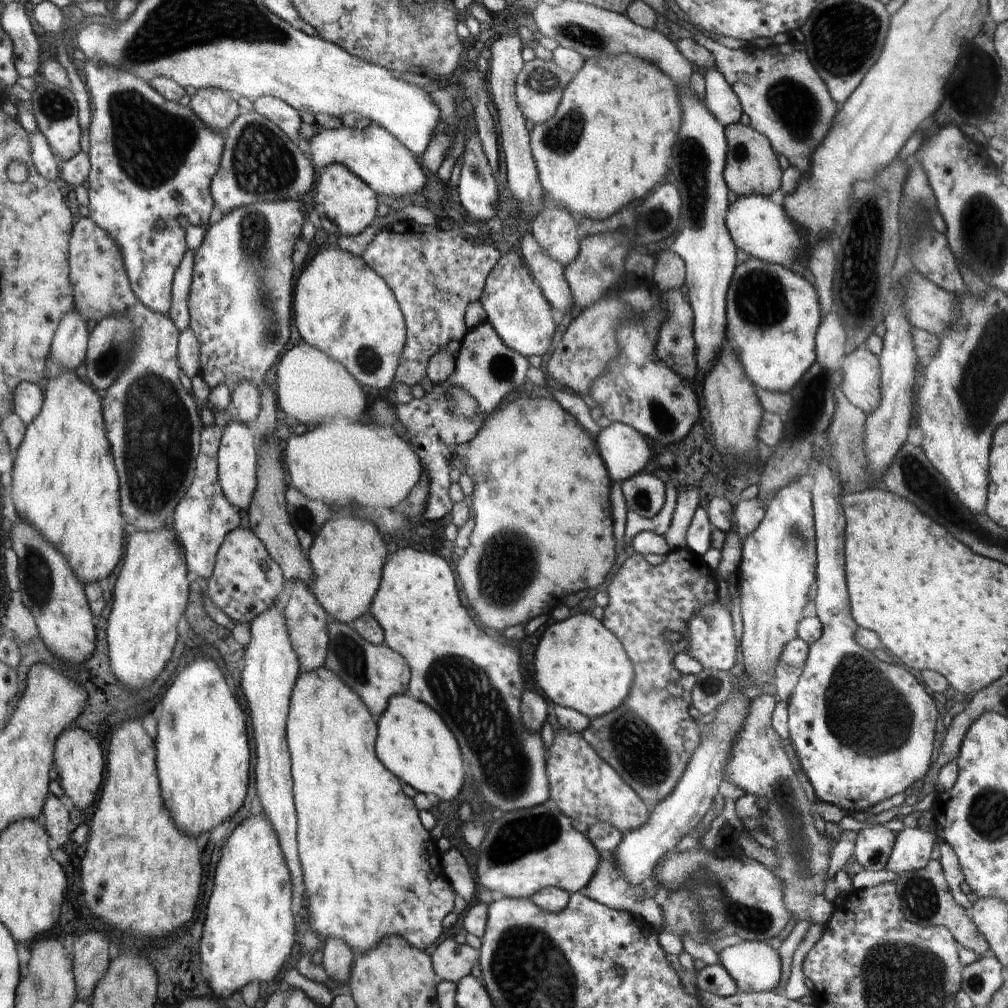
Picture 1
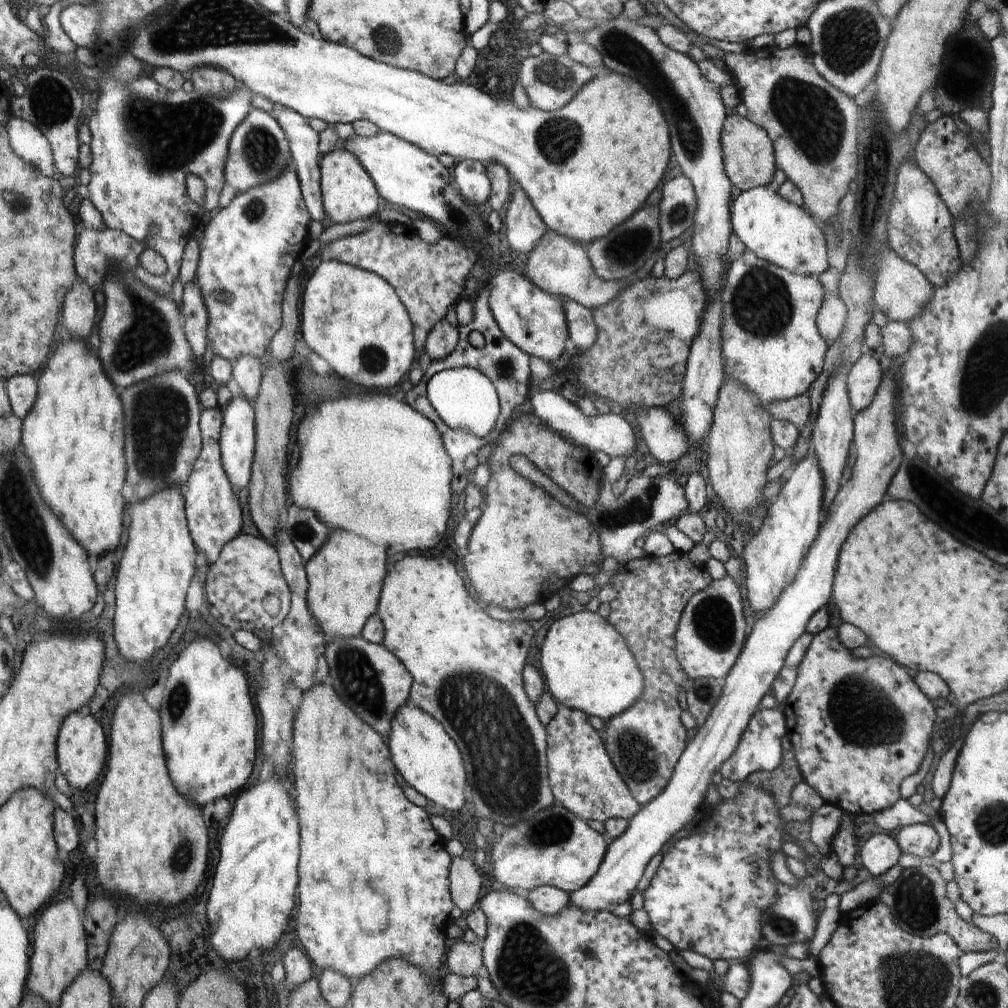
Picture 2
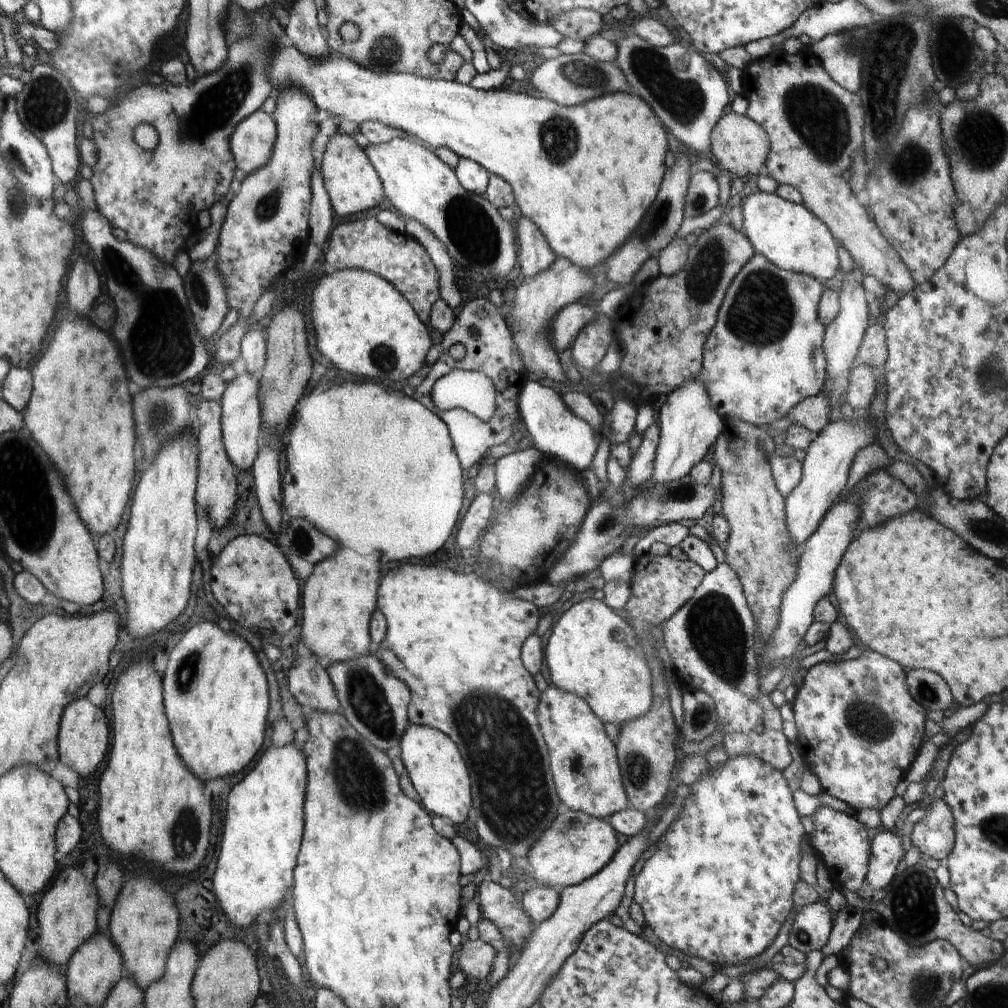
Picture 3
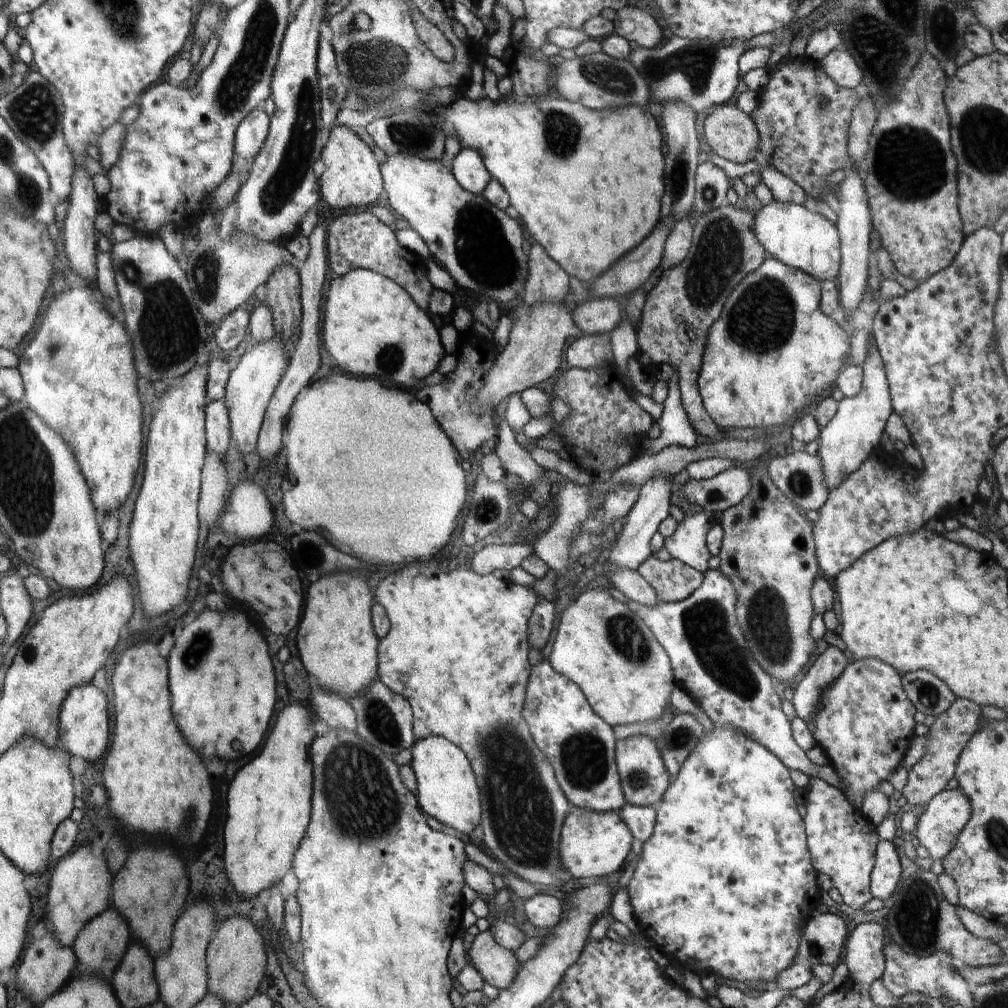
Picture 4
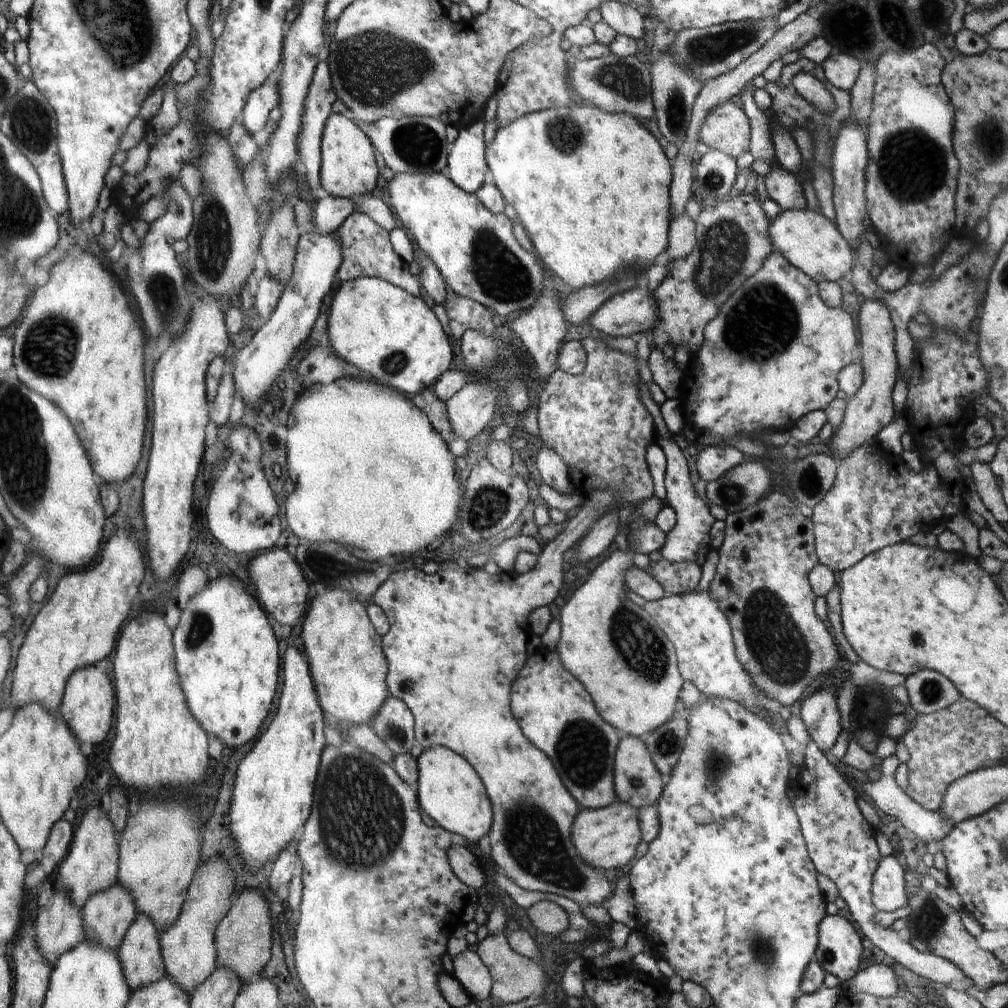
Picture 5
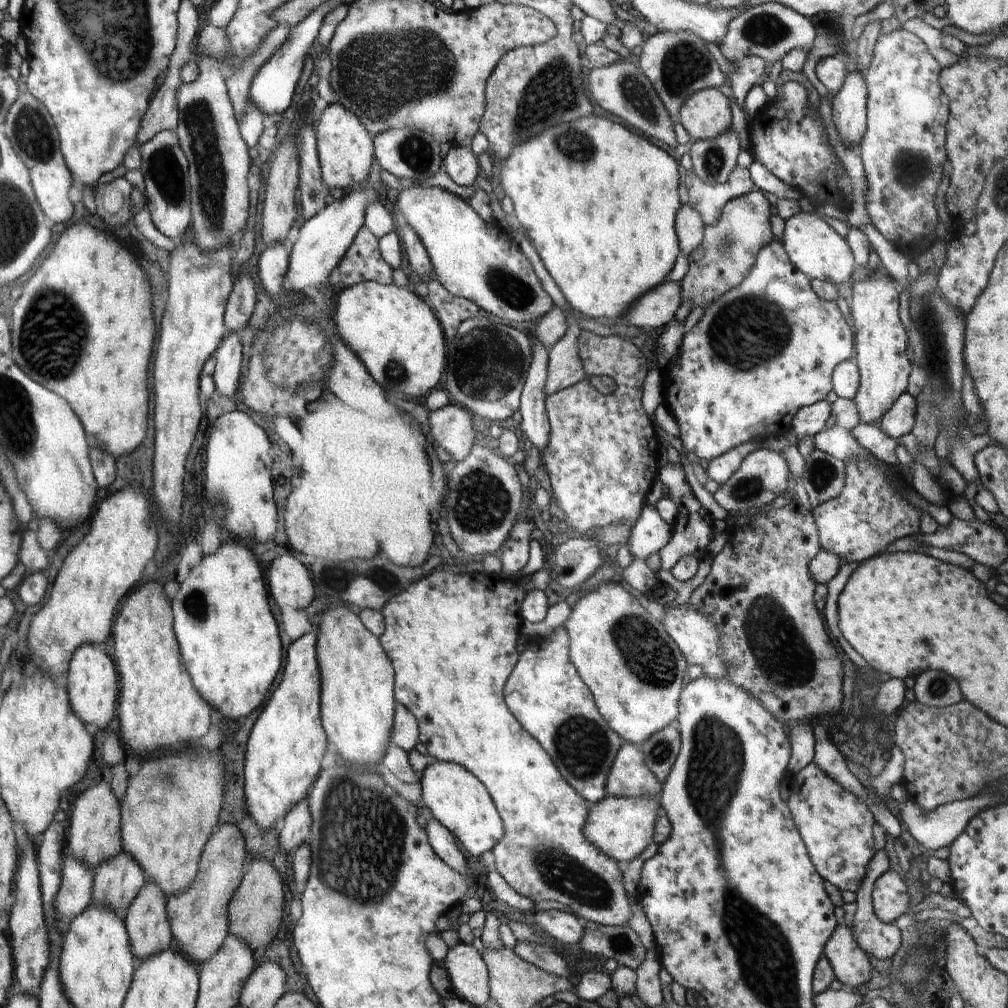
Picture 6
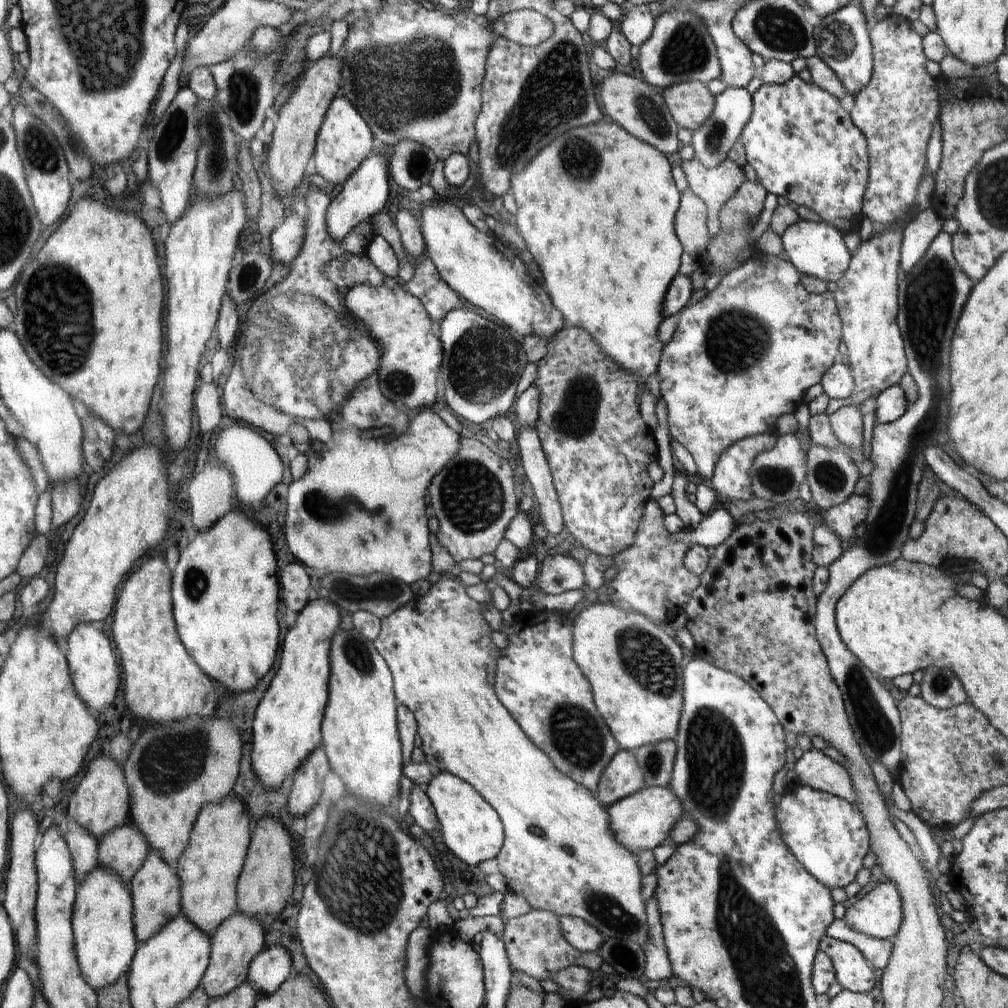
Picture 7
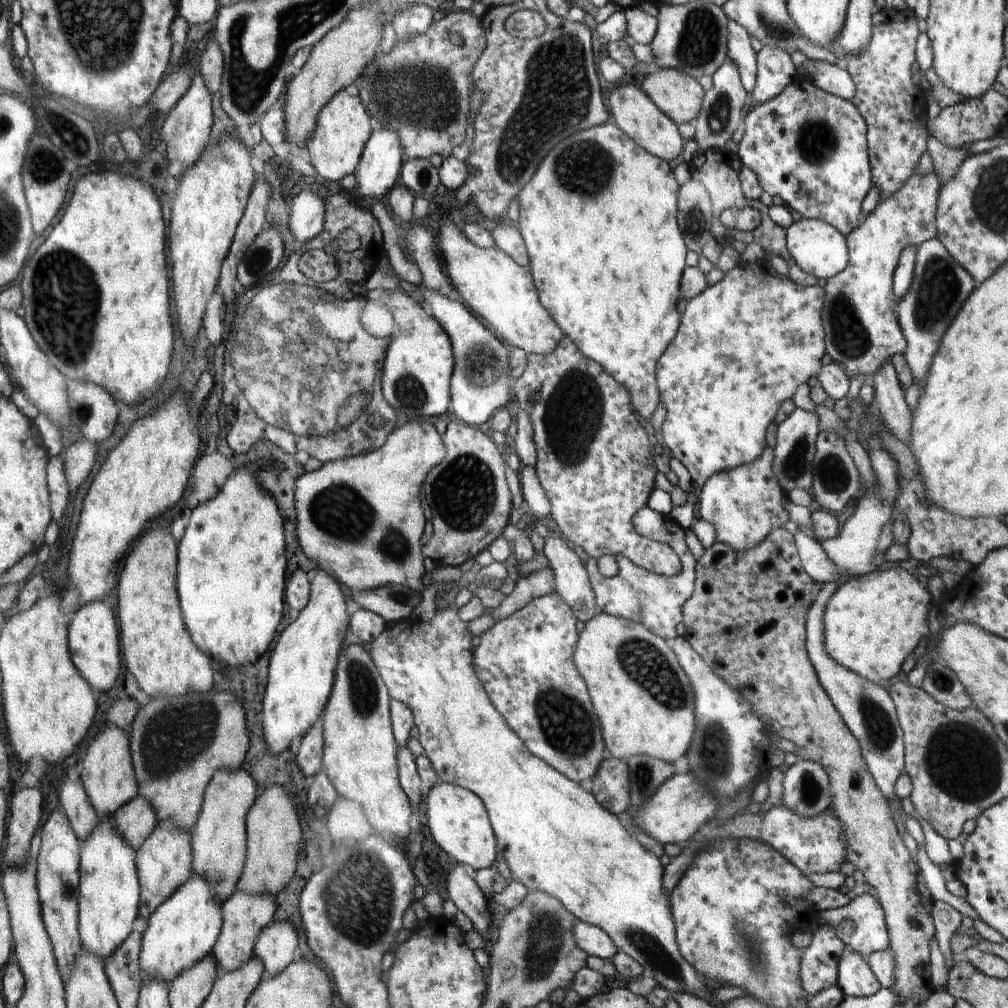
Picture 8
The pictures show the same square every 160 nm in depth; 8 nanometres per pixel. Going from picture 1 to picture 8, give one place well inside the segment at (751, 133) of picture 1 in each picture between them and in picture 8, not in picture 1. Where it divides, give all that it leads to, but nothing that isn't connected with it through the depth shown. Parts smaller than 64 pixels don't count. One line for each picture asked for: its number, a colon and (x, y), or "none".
2: (749, 159)
3: (741, 146)
4: (730, 133)
5: (726, 129)
6: (706, 114)
7: (691, 103)
8: (680, 97)

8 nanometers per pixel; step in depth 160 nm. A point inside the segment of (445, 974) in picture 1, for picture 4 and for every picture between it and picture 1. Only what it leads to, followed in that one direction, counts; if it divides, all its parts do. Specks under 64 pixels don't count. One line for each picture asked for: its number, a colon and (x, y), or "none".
2: (464, 959)
3: (475, 960)
4: (498, 966)

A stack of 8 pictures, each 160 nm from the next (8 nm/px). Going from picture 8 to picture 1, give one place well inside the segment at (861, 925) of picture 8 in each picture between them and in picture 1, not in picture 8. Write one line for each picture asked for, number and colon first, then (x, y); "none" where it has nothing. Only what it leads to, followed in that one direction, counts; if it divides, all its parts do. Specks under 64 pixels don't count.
1: (874, 845)
2: (880, 852)
3: (886, 851)
4: (885, 874)
5: (888, 889)
6: (890, 897)
7: (879, 914)

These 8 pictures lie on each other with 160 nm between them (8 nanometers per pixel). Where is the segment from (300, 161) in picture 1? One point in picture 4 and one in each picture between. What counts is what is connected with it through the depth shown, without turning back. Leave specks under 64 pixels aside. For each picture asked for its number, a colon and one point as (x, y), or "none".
2: (259, 149)
3: (252, 143)
4: (252, 131)

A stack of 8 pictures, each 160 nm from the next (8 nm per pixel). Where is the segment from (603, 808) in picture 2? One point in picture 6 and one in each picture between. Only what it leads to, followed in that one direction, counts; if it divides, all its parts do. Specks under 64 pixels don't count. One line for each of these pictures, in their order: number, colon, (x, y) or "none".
3: (583, 760)
4: (580, 746)
5: (556, 713)
6: (545, 692)

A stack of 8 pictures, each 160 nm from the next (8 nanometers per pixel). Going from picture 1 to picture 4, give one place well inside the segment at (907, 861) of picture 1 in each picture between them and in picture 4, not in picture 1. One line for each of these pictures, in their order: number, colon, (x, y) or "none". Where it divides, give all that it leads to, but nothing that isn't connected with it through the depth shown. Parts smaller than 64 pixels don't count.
2: (920, 840)
3: (934, 835)
4: (946, 814)

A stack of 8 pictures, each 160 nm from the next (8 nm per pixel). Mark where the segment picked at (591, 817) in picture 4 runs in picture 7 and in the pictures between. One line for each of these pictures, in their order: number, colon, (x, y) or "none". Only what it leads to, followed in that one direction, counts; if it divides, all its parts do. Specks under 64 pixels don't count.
5: (607, 837)
6: (622, 827)
7: (640, 822)

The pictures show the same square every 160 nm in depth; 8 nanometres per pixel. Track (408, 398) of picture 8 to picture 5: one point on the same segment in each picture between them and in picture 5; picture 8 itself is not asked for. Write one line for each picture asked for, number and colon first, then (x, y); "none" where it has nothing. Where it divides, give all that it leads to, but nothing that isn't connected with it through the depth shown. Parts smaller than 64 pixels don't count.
5: (393, 338)
6: (393, 331)
7: (413, 352)

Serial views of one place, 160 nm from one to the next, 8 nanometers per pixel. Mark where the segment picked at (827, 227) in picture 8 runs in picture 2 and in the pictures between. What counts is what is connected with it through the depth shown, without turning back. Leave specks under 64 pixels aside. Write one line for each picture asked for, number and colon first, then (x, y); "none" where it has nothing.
2: (776, 230)
3: (787, 234)
4: (799, 236)
5: (811, 242)
6: (812, 246)
7: (817, 249)

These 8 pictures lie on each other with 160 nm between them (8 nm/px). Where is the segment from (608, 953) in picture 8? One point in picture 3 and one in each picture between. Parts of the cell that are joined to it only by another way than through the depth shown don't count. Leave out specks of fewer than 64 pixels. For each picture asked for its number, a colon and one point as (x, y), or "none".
3: (539, 902)
4: (544, 911)
5: (548, 917)
6: (565, 928)
7: (584, 937)

